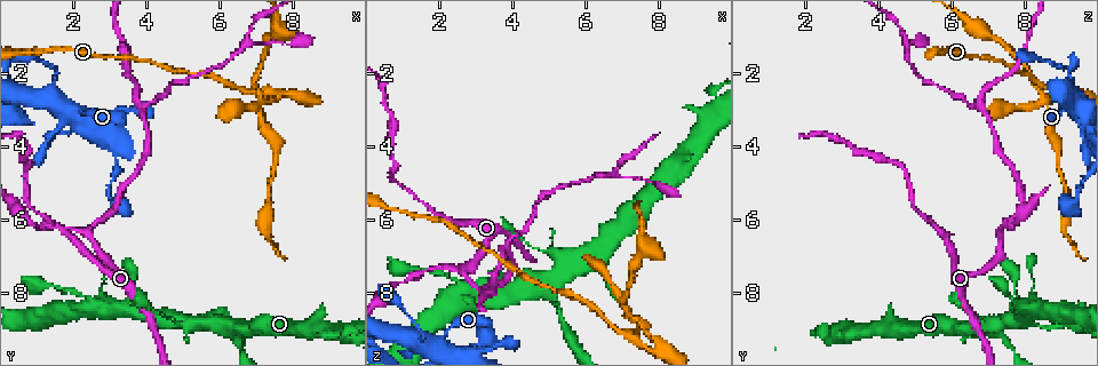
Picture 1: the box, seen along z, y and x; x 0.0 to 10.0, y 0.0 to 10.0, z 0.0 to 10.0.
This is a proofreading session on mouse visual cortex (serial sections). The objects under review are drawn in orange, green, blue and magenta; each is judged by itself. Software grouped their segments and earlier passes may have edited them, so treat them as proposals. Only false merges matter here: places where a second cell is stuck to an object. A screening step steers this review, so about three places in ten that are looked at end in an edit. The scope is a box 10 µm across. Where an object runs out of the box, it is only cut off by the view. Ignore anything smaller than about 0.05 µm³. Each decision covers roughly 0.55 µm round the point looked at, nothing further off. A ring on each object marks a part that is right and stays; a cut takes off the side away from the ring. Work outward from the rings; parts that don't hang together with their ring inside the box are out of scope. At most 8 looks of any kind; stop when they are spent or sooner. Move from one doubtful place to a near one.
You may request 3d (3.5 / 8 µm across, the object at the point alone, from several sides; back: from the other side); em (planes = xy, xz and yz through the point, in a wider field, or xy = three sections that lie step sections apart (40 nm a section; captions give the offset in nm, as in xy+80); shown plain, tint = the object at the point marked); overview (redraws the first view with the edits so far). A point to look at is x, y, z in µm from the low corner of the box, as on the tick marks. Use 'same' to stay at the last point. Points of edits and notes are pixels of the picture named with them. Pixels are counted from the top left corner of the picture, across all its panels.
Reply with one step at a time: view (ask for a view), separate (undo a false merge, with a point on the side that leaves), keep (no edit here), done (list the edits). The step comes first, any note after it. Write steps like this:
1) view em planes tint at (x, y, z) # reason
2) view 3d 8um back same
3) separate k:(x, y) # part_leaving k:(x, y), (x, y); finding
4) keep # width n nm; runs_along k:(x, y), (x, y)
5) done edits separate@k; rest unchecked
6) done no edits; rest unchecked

view 3d 3.5um at (2.45, 6.45, 7.35) # a fork

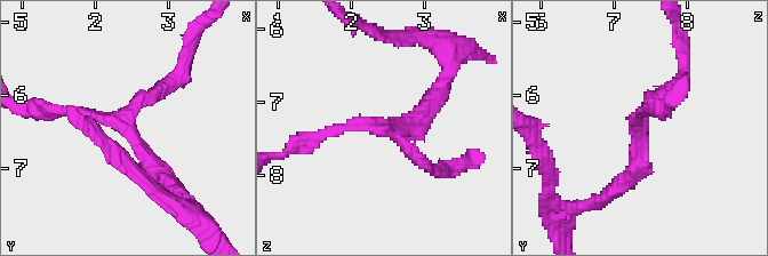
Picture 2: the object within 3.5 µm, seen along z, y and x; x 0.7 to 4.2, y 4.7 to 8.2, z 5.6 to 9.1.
view em xy step 1 tint at (2.40, 6.40, 7.30) # arms 3; arm_widths 150, 200, 250 nm

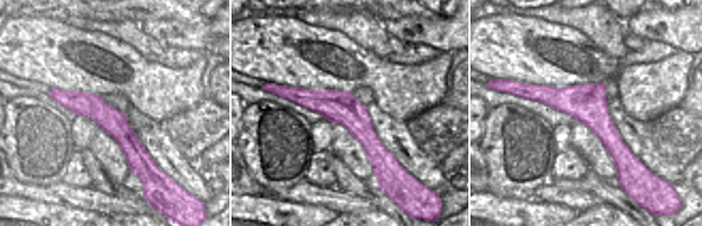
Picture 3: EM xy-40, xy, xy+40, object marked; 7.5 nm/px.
view em xy step 5 tint same

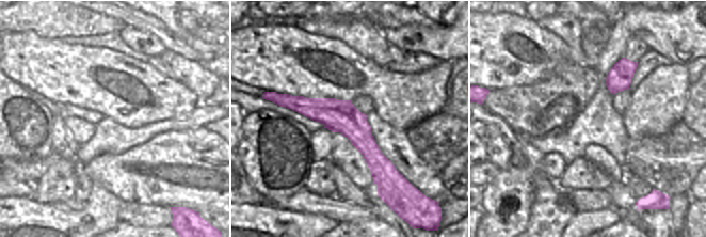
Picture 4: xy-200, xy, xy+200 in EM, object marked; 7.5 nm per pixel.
keep # runs_along 2:(624, 184), (648, 100), (677, 82); all the same cell

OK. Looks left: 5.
view 3d 3.5um at (3.90, 2.95, 6.80) # three-way junction

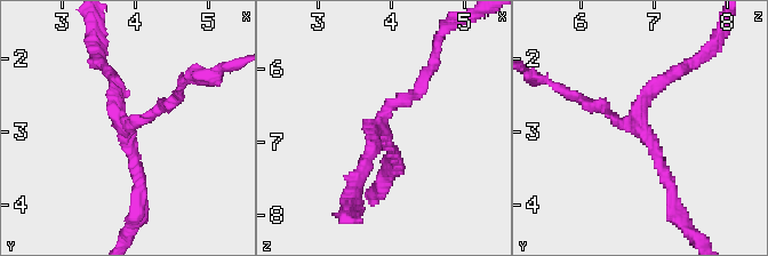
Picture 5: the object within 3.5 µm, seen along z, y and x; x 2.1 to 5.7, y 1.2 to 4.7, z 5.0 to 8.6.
view em xy step 2 tint at (3.85, 2.95, 6.80) # arms 3; arm_widths 150, 150, 200 nm

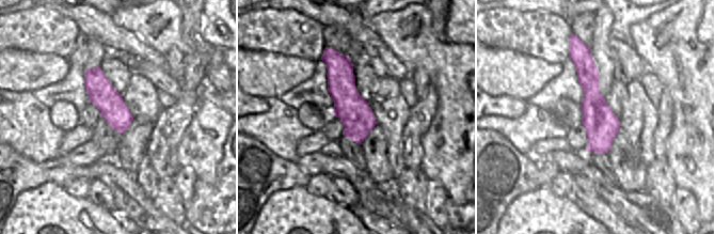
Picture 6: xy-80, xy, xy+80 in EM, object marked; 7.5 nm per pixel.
view em xy step 5 tint same # another direction

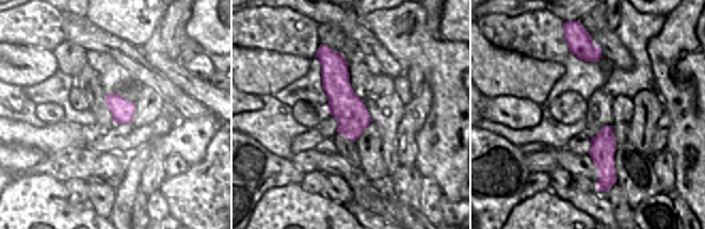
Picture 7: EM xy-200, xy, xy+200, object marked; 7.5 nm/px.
keep # runs_along 5:(673, 194), (641, 128), (591, 103); one cell here

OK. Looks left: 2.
view 3d 3.5um at (6.80, 1.25, 4.80) # arms part here

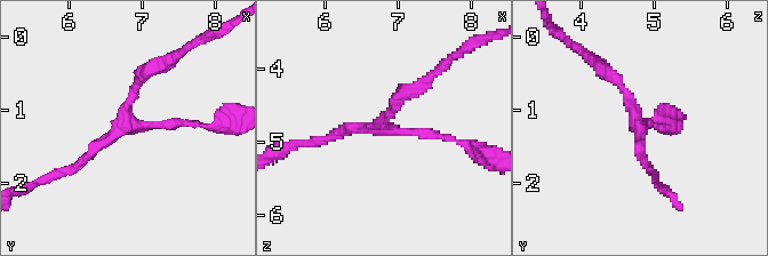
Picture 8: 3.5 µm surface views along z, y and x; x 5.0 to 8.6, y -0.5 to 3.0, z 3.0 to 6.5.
view em planes tint at (6.75, 1.20, 4.80) # arms 3; arm_widths 150, 150, 150 nm; shape alone is not enough

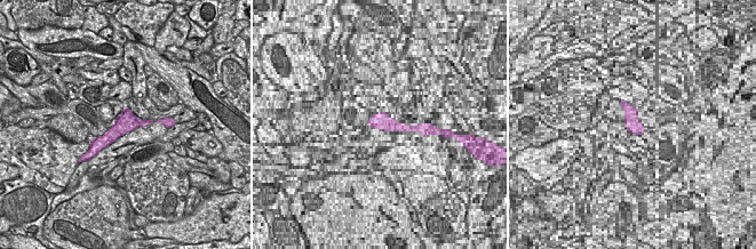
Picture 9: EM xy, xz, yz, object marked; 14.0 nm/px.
keep # runs_along 8:(68, 172), (124, 126), (201, 126); one cell here

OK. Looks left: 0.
done no edits; rest unchecked

